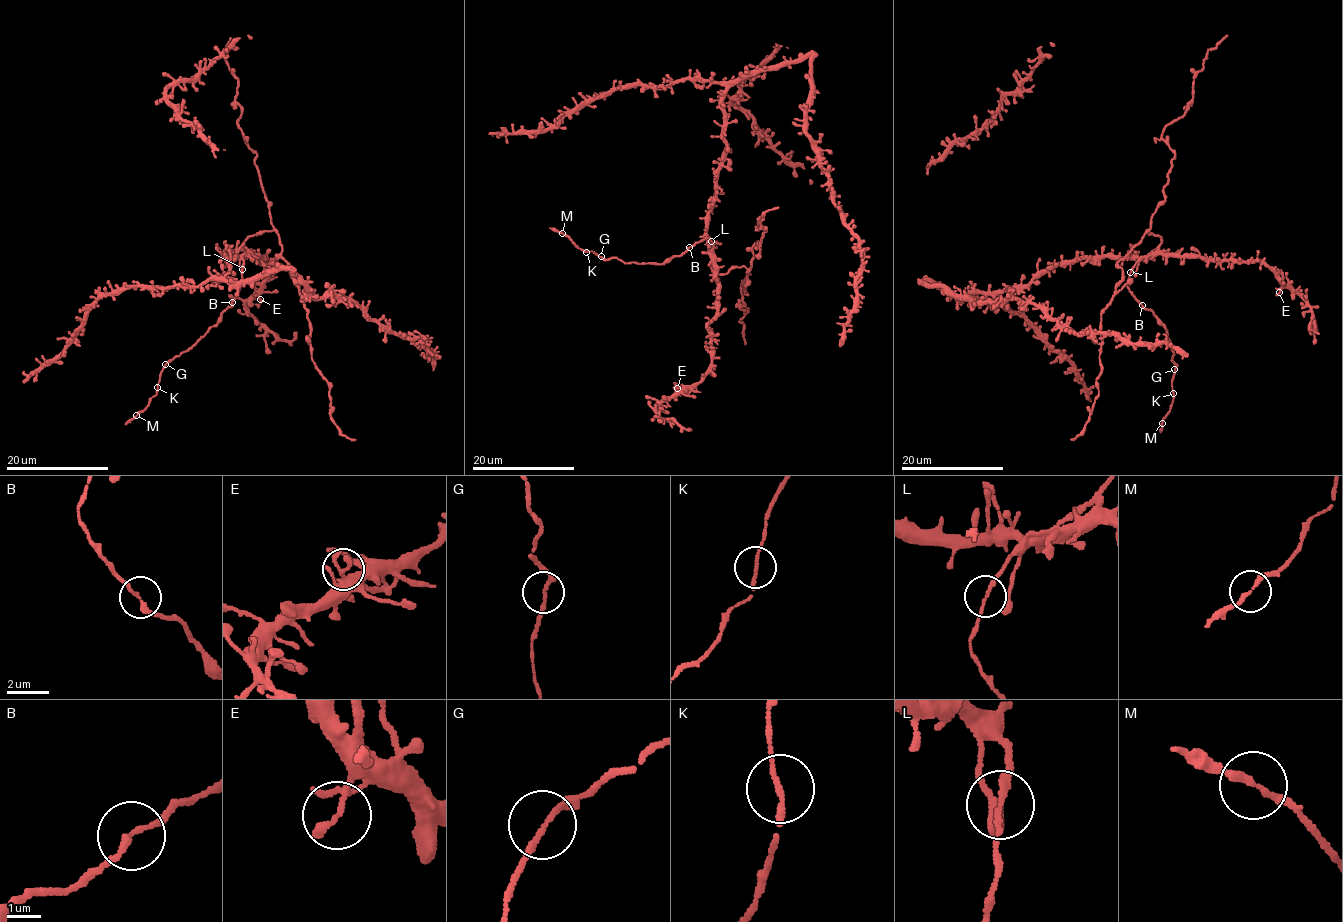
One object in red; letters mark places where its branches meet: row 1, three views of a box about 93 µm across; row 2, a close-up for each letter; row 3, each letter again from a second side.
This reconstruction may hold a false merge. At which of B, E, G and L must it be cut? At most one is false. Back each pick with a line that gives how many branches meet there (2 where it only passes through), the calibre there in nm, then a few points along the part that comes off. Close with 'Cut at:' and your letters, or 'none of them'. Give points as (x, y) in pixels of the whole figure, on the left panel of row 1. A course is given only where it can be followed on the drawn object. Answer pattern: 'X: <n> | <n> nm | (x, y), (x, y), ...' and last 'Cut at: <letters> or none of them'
Cut at: none of them

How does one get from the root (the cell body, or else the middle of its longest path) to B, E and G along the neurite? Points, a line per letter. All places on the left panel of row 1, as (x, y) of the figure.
B: (223, 275), (228, 276), (230, 268), (225, 251), (236, 254), (243, 262), (242, 279), (232, 302)
E: (223, 275), (228, 276), (230, 268), (225, 251), (266, 259), (260, 263), (278, 268), (264, 283), (260, 299)
G: (223, 275), (230, 268), (225, 251), (236, 254), (243, 262), (242, 279), (231, 306), (166, 364)

